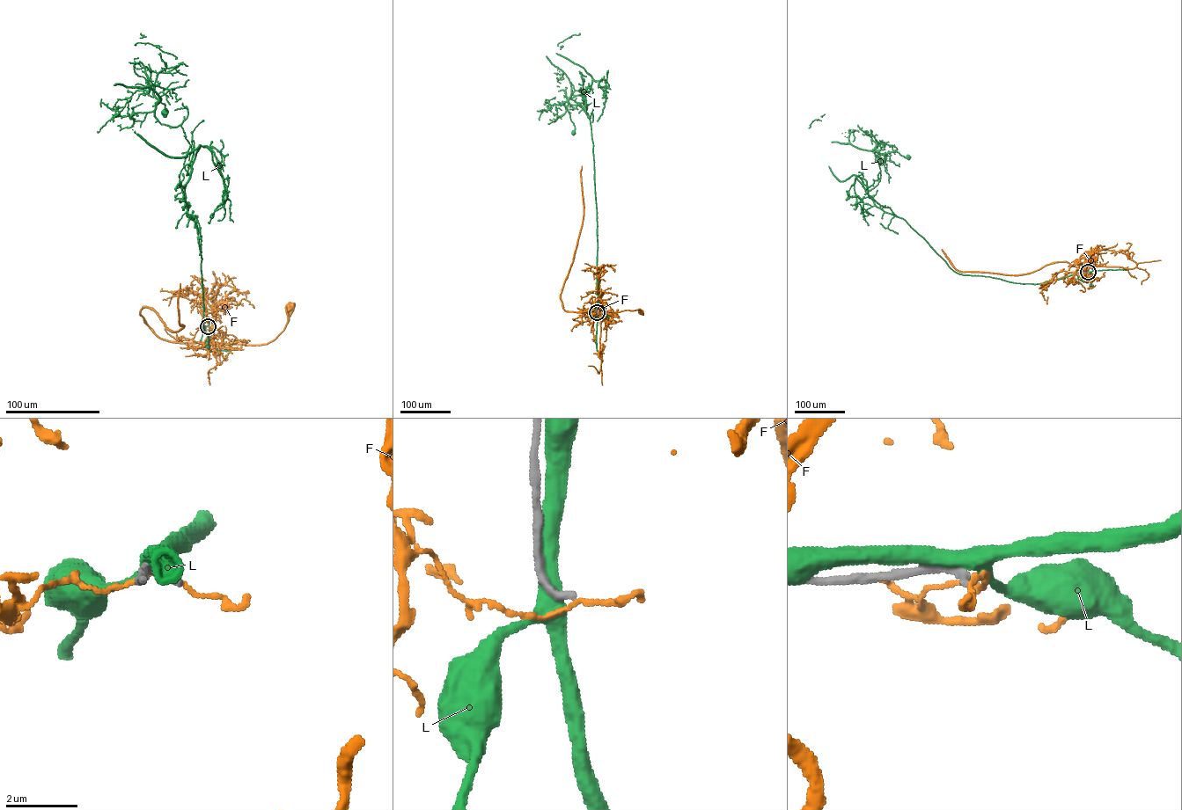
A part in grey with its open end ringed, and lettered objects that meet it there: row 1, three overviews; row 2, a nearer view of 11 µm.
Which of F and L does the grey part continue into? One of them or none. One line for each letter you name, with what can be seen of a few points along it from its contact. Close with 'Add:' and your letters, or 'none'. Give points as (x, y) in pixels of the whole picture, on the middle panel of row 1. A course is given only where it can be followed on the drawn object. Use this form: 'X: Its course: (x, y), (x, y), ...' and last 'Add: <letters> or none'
Add: none

